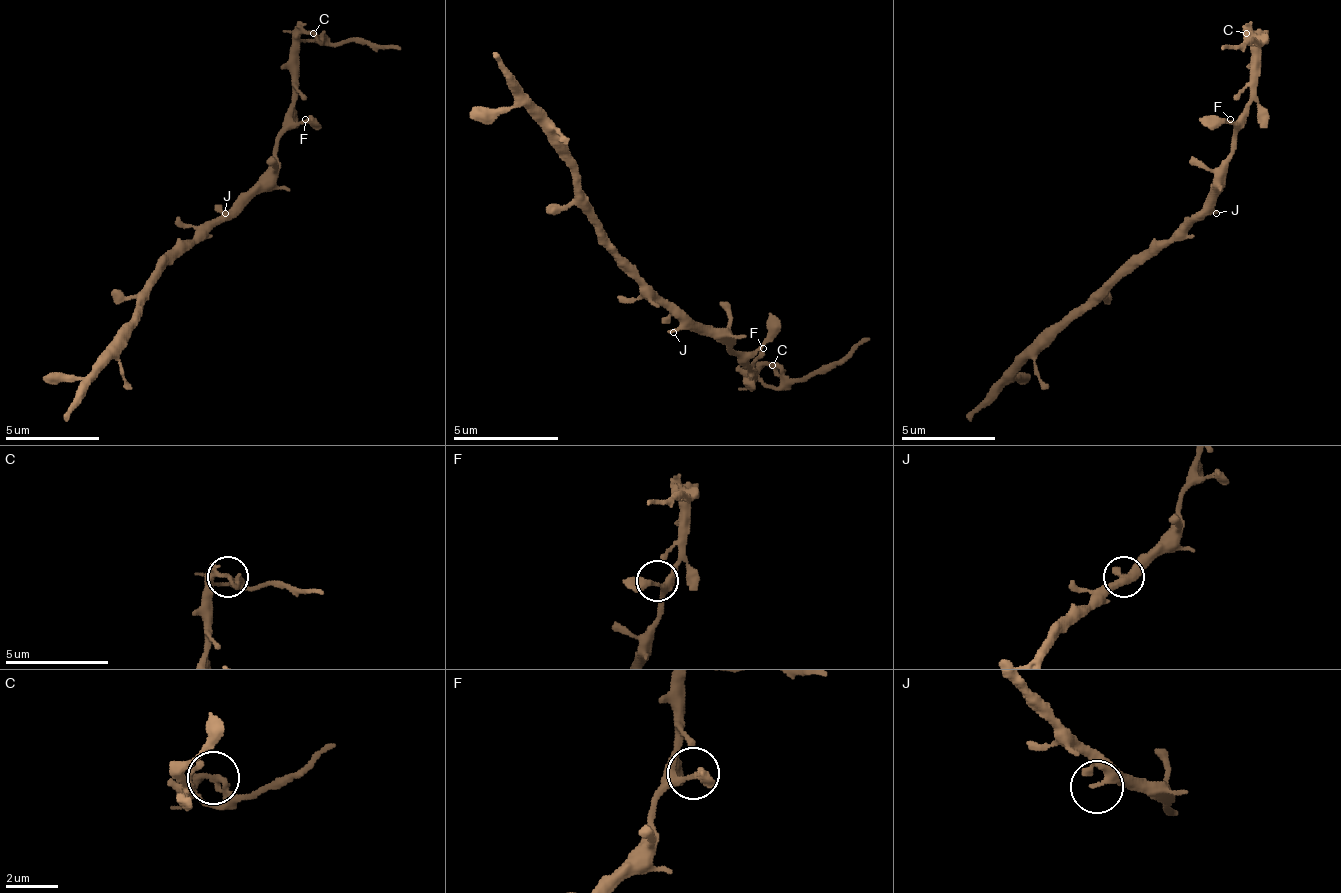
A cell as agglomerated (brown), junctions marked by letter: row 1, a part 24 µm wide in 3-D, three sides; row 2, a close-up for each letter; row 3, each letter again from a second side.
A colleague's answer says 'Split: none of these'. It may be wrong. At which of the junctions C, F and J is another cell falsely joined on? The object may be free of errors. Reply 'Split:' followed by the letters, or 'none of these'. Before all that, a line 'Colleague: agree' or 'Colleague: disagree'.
Colleague: disagree
Split: C

